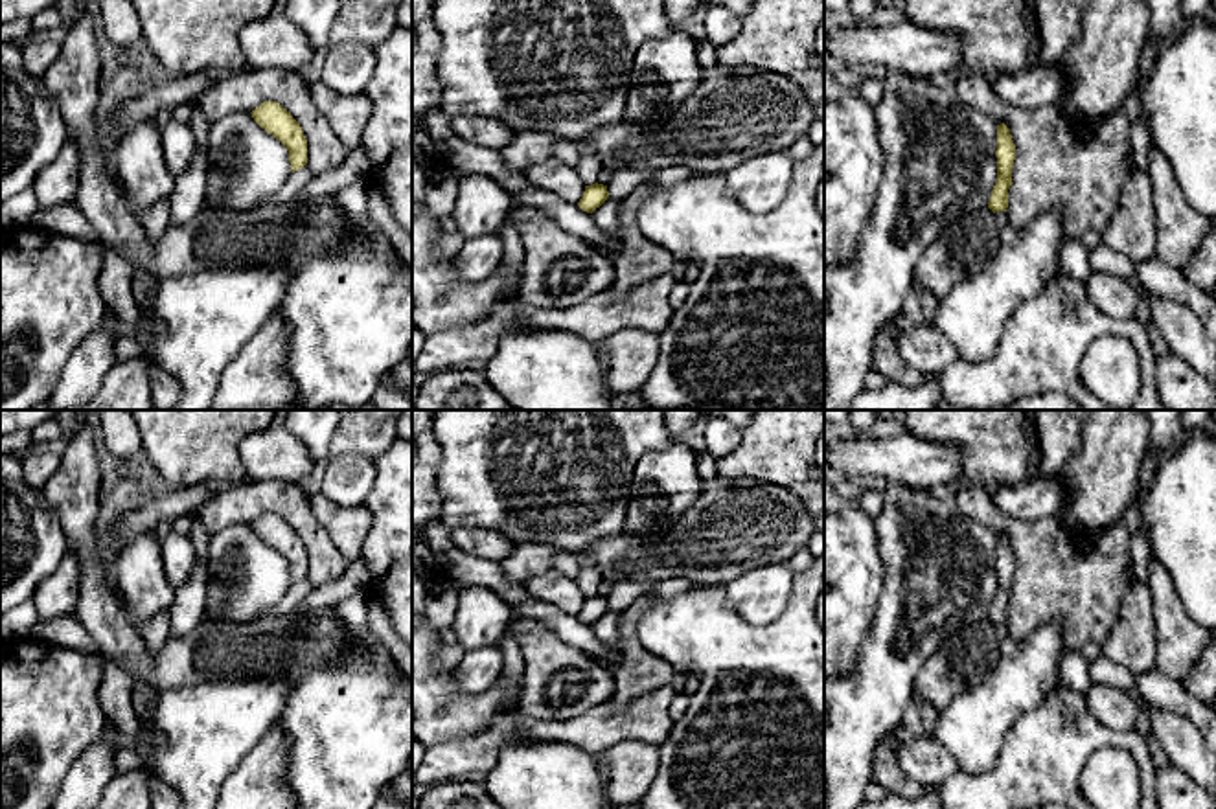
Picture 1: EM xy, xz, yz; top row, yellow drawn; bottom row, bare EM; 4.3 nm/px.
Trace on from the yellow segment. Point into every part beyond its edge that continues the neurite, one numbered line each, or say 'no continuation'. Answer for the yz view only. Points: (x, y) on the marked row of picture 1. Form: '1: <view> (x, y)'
1: yz (970, 241)

